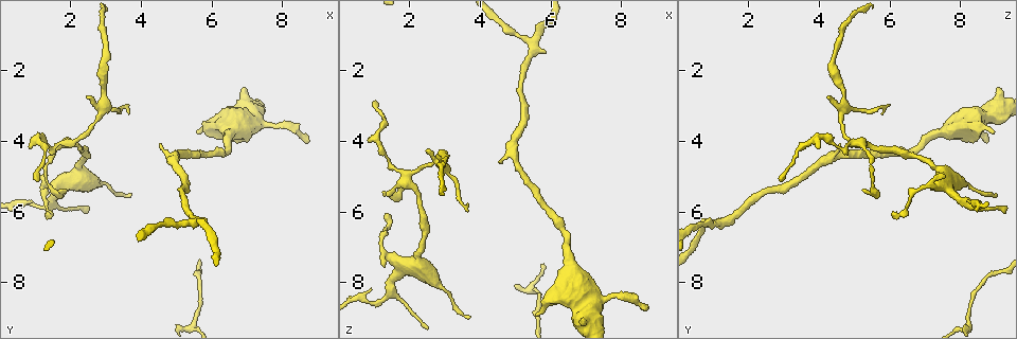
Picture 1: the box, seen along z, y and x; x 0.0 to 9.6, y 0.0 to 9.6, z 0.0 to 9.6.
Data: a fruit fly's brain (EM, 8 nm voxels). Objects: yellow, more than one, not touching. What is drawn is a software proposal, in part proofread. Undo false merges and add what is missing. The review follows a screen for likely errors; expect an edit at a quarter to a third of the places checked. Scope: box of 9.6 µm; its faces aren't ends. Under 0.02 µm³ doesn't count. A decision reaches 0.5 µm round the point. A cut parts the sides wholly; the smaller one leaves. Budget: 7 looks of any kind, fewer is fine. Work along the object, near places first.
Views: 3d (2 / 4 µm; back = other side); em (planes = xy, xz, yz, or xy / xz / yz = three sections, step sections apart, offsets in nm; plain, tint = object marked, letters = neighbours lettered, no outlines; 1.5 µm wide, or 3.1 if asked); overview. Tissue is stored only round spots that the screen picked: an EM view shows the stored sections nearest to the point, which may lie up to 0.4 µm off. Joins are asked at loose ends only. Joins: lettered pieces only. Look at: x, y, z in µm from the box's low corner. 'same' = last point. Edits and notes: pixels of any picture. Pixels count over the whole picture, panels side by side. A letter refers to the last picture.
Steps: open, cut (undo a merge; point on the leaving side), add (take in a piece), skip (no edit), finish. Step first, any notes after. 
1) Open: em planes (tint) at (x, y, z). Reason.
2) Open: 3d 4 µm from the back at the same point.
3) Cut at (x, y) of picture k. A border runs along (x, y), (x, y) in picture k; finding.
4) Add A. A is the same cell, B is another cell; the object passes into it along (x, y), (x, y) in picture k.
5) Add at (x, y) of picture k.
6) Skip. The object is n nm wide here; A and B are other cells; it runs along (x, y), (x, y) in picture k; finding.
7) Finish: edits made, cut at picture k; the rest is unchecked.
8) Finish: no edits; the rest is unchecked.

Open: 3d 4 µm at (1.05, 5.15, 2.85). Free end.

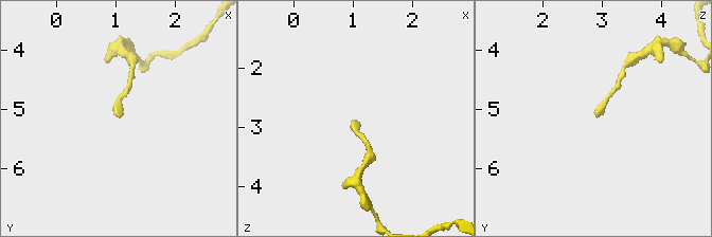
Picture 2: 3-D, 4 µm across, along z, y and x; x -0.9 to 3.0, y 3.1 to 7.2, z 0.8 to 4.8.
Open: em planes (letters) at (1.10, 5.15, 2.95). Now the EM.

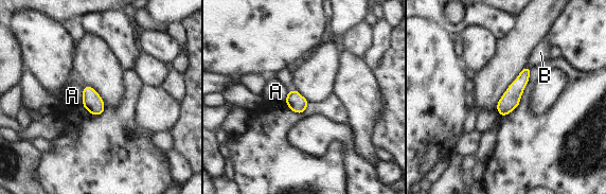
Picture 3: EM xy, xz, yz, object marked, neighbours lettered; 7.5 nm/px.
Skip. A and B are other cells; it runs along (526, 70), (503, 112) in picture 3; no lettered piece goes on from it.

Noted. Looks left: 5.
Open: 3d 2 µm at (0.90, 5.85, 8.60). Sharp bend.

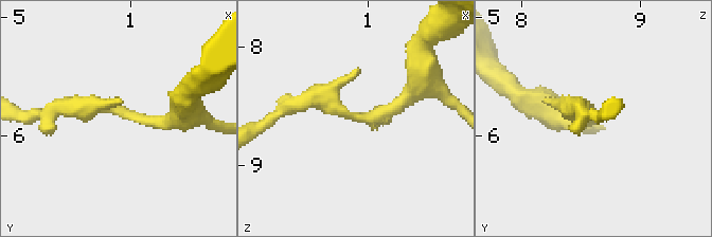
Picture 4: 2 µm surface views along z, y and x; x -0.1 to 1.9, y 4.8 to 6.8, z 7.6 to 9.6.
Open: em planes (letters) at (0.84, 5.80, 8.56). Need the tissue.

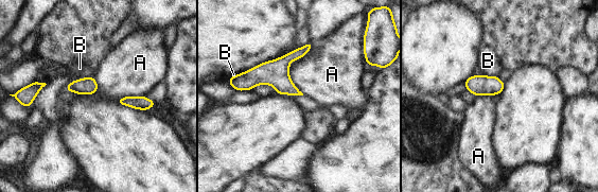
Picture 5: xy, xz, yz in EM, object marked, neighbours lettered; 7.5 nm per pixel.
Skip. A and B are other cells; it runs along (308, 47), (274, 72), (238, 81) in picture 5; one neuron here.

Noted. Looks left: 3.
Open: 3d 4 µm at (8.70, 3.95, 8.75).

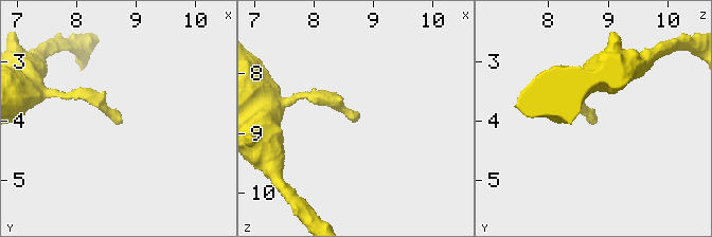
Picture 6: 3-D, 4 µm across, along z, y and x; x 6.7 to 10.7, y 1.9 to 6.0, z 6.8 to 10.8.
Open: em xy step 4 (letters) at (8.75, 4.00, 8.80). Need the tissue.

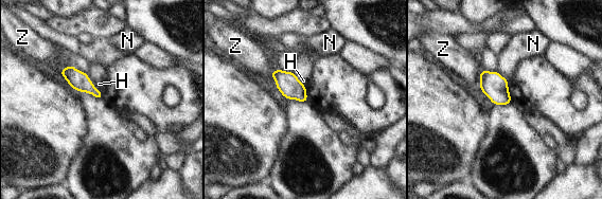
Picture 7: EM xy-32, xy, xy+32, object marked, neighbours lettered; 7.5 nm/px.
Open: em planes (letters) at the same point.

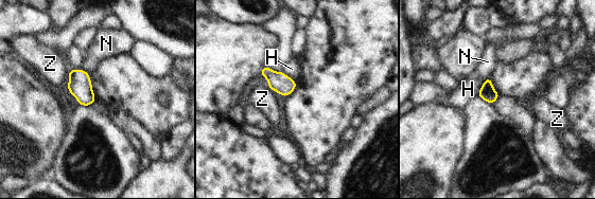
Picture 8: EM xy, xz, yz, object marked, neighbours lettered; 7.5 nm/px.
Skip. The object is 100 nm wide here; the longest contact is with H, 160 nm; H, N and Z are other cells; none of them fits.

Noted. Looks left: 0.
Finish: no edits; the rest is unchecked.

